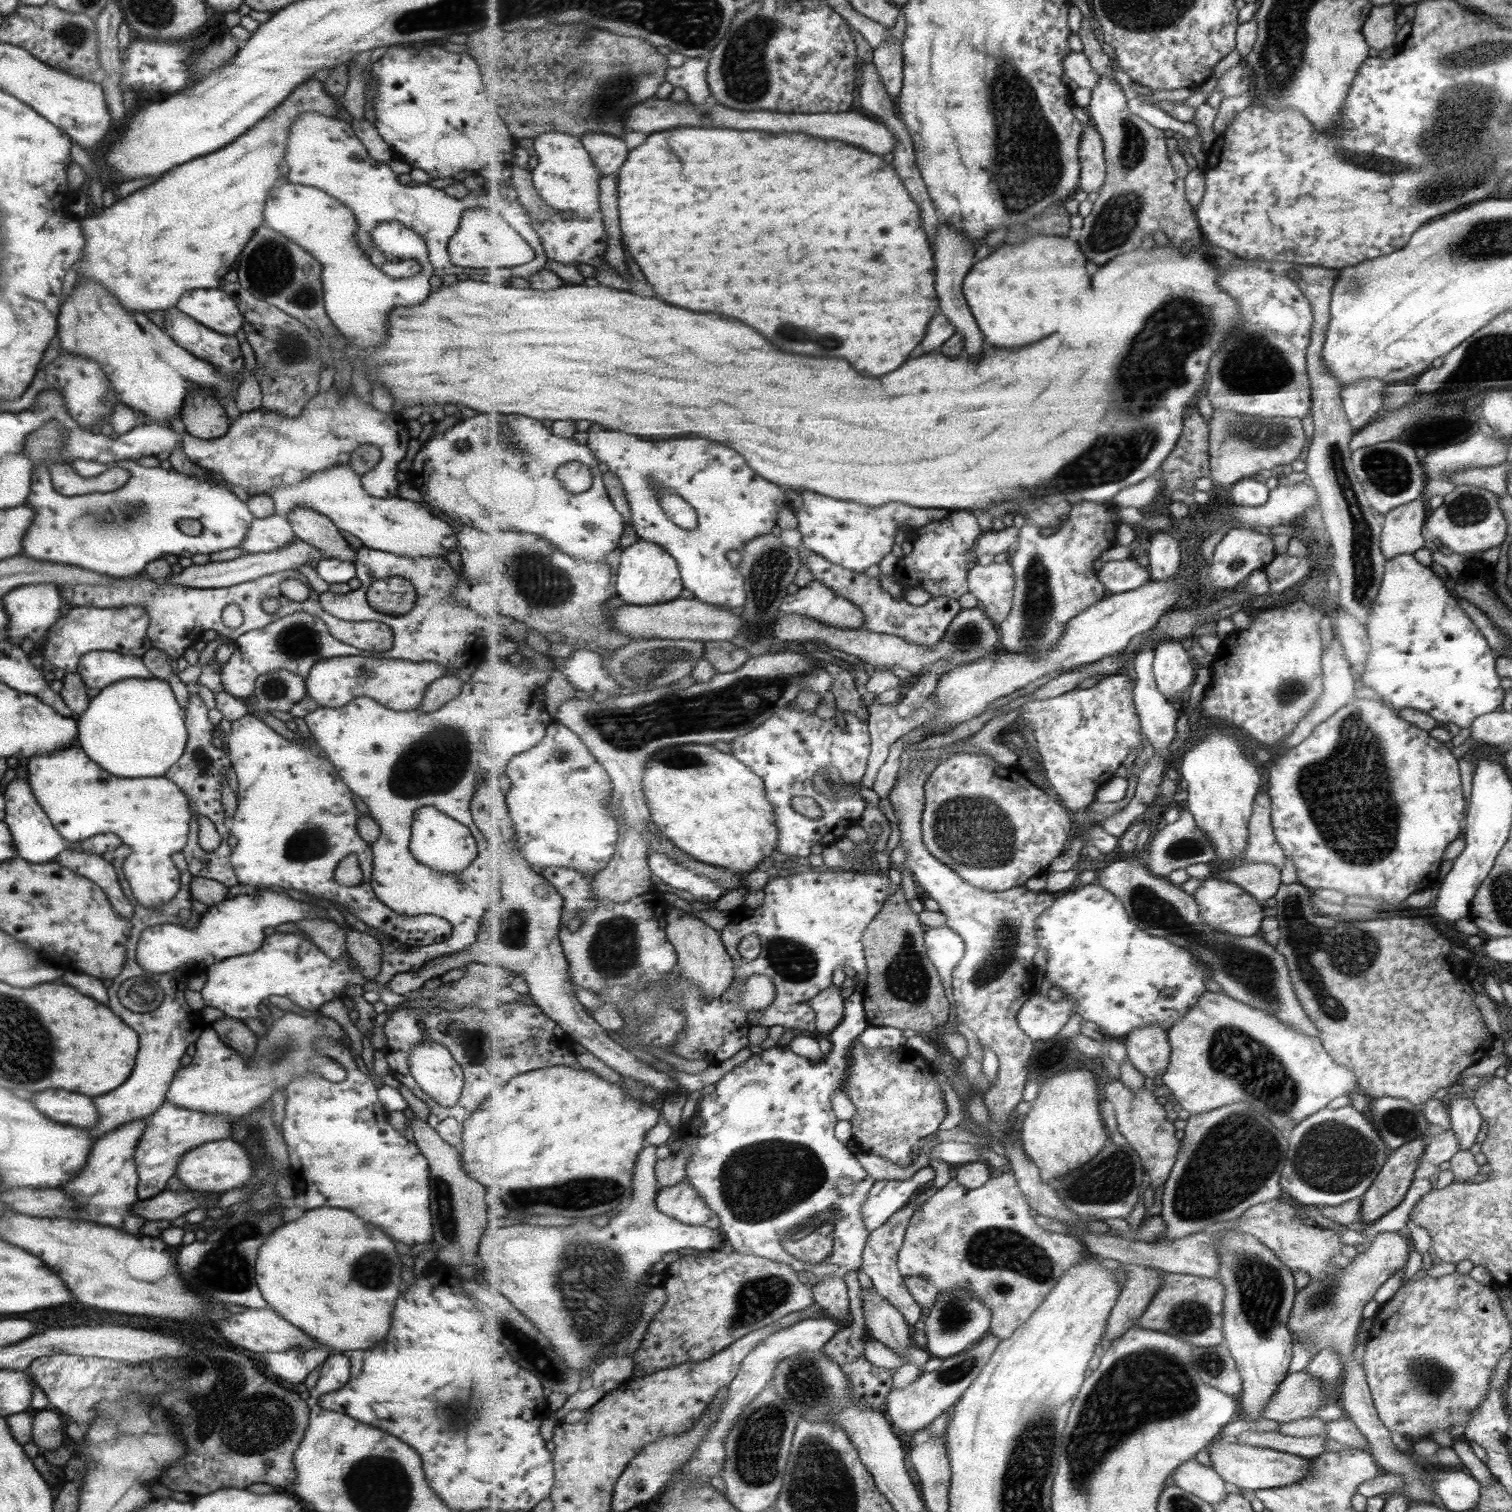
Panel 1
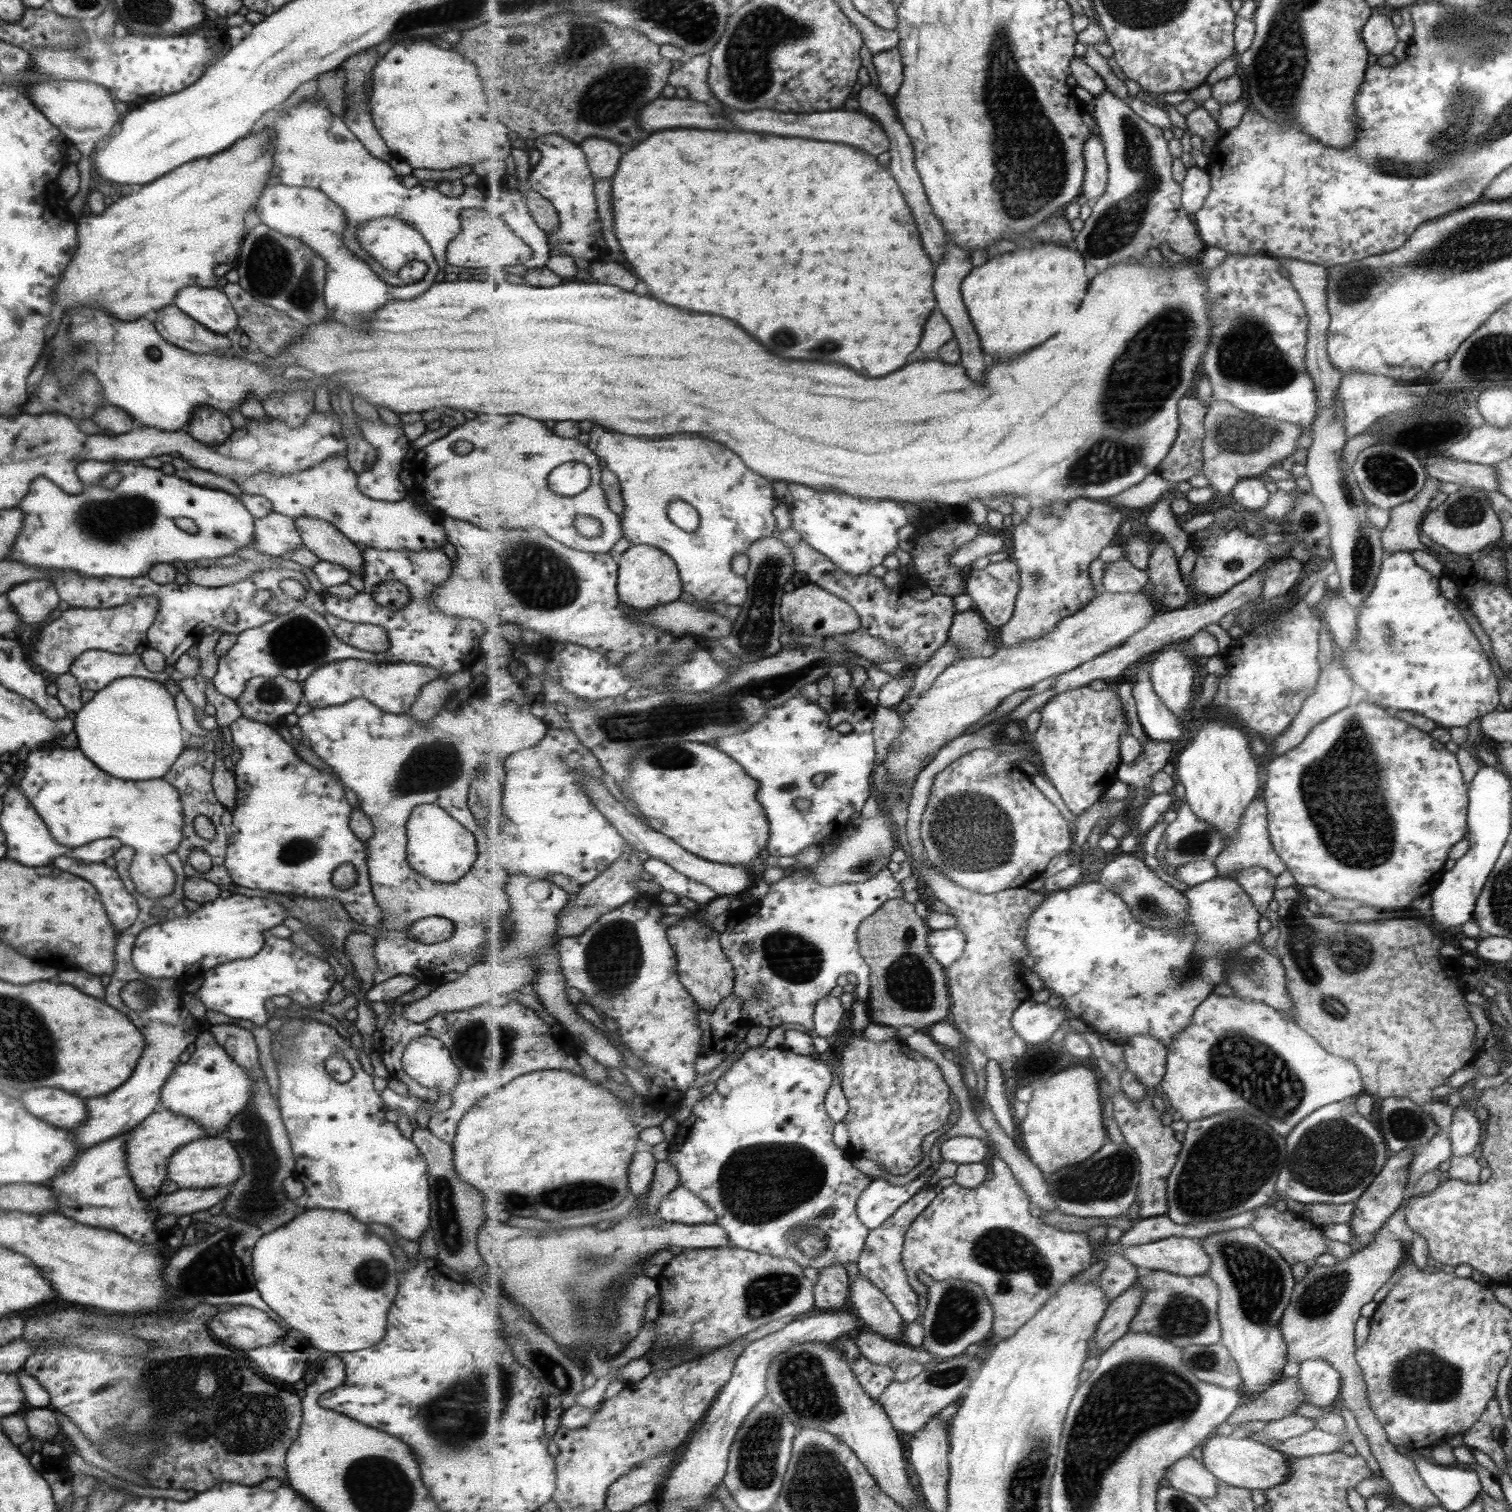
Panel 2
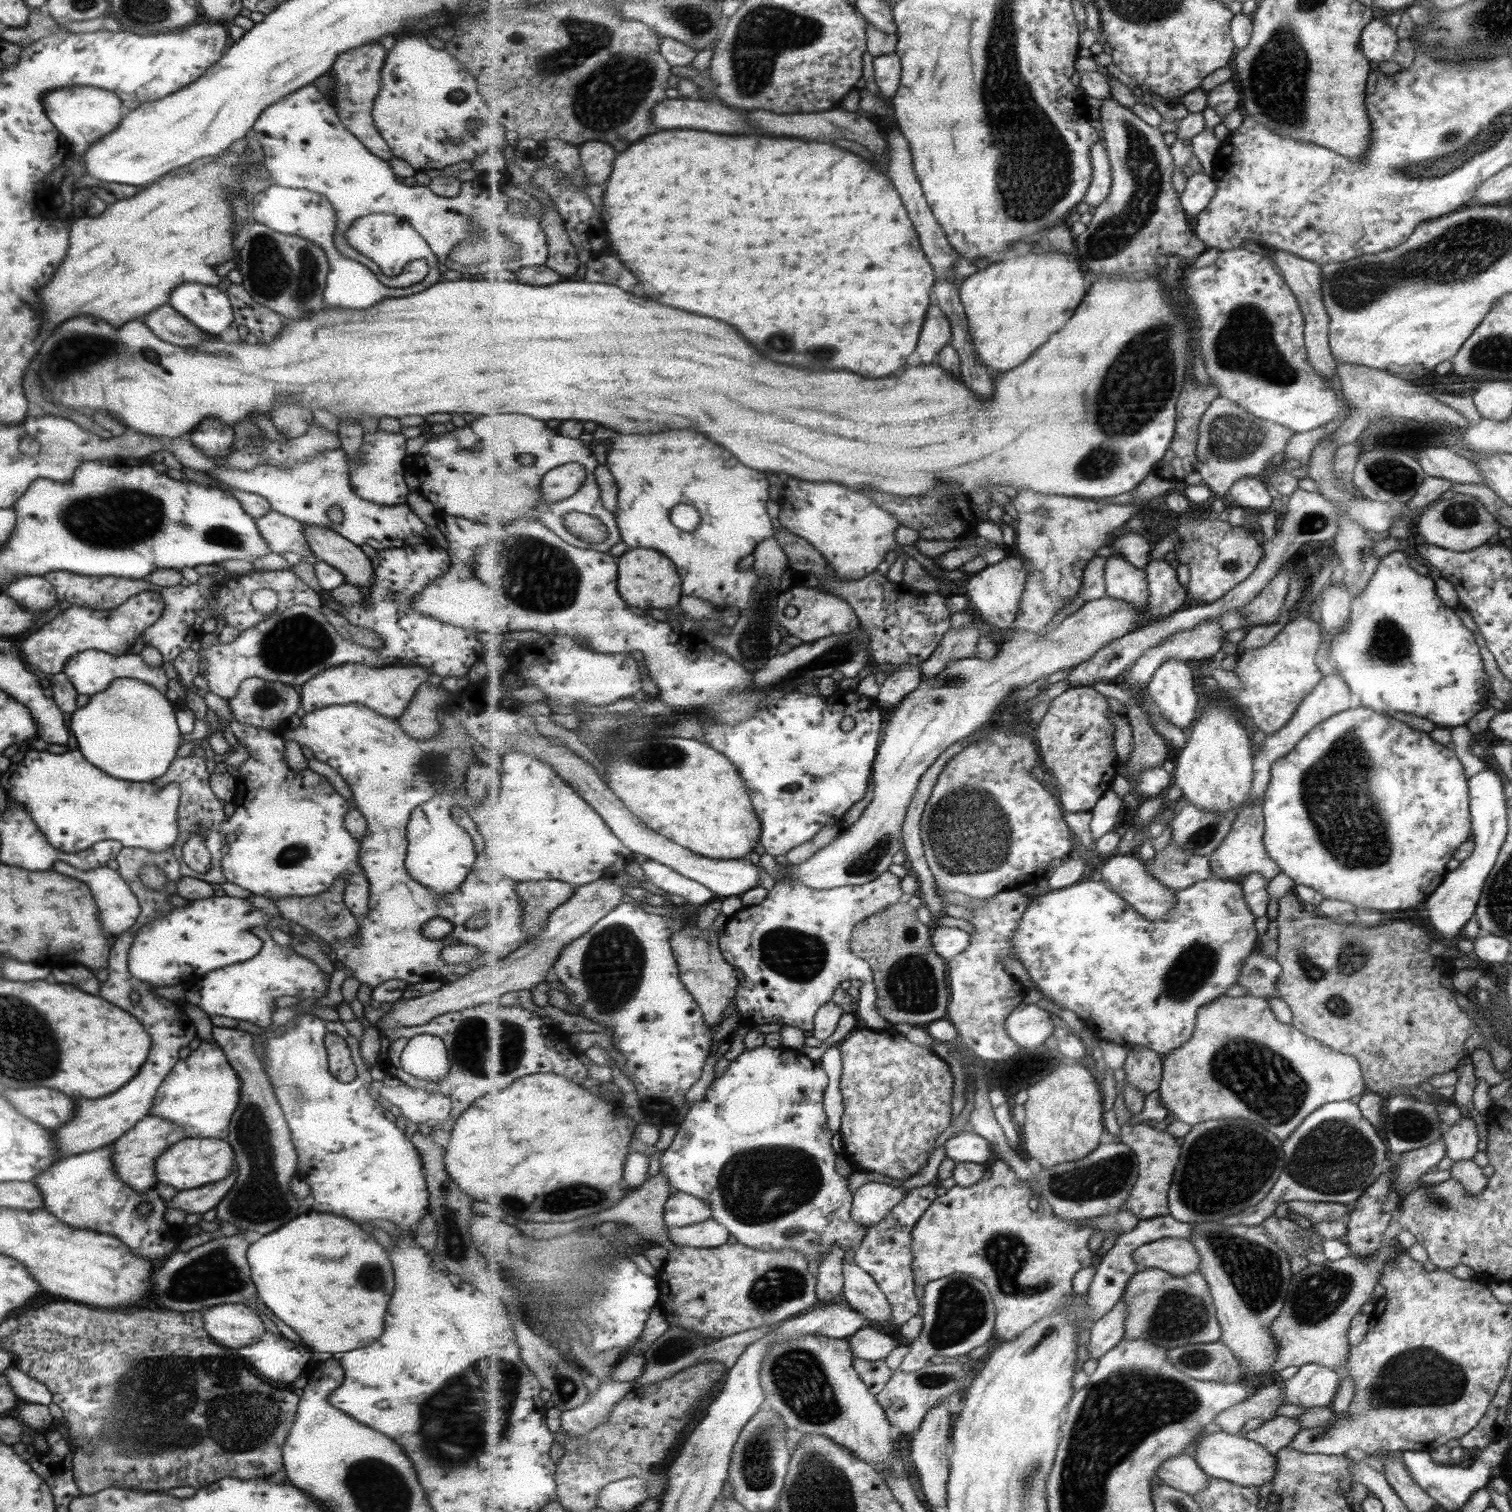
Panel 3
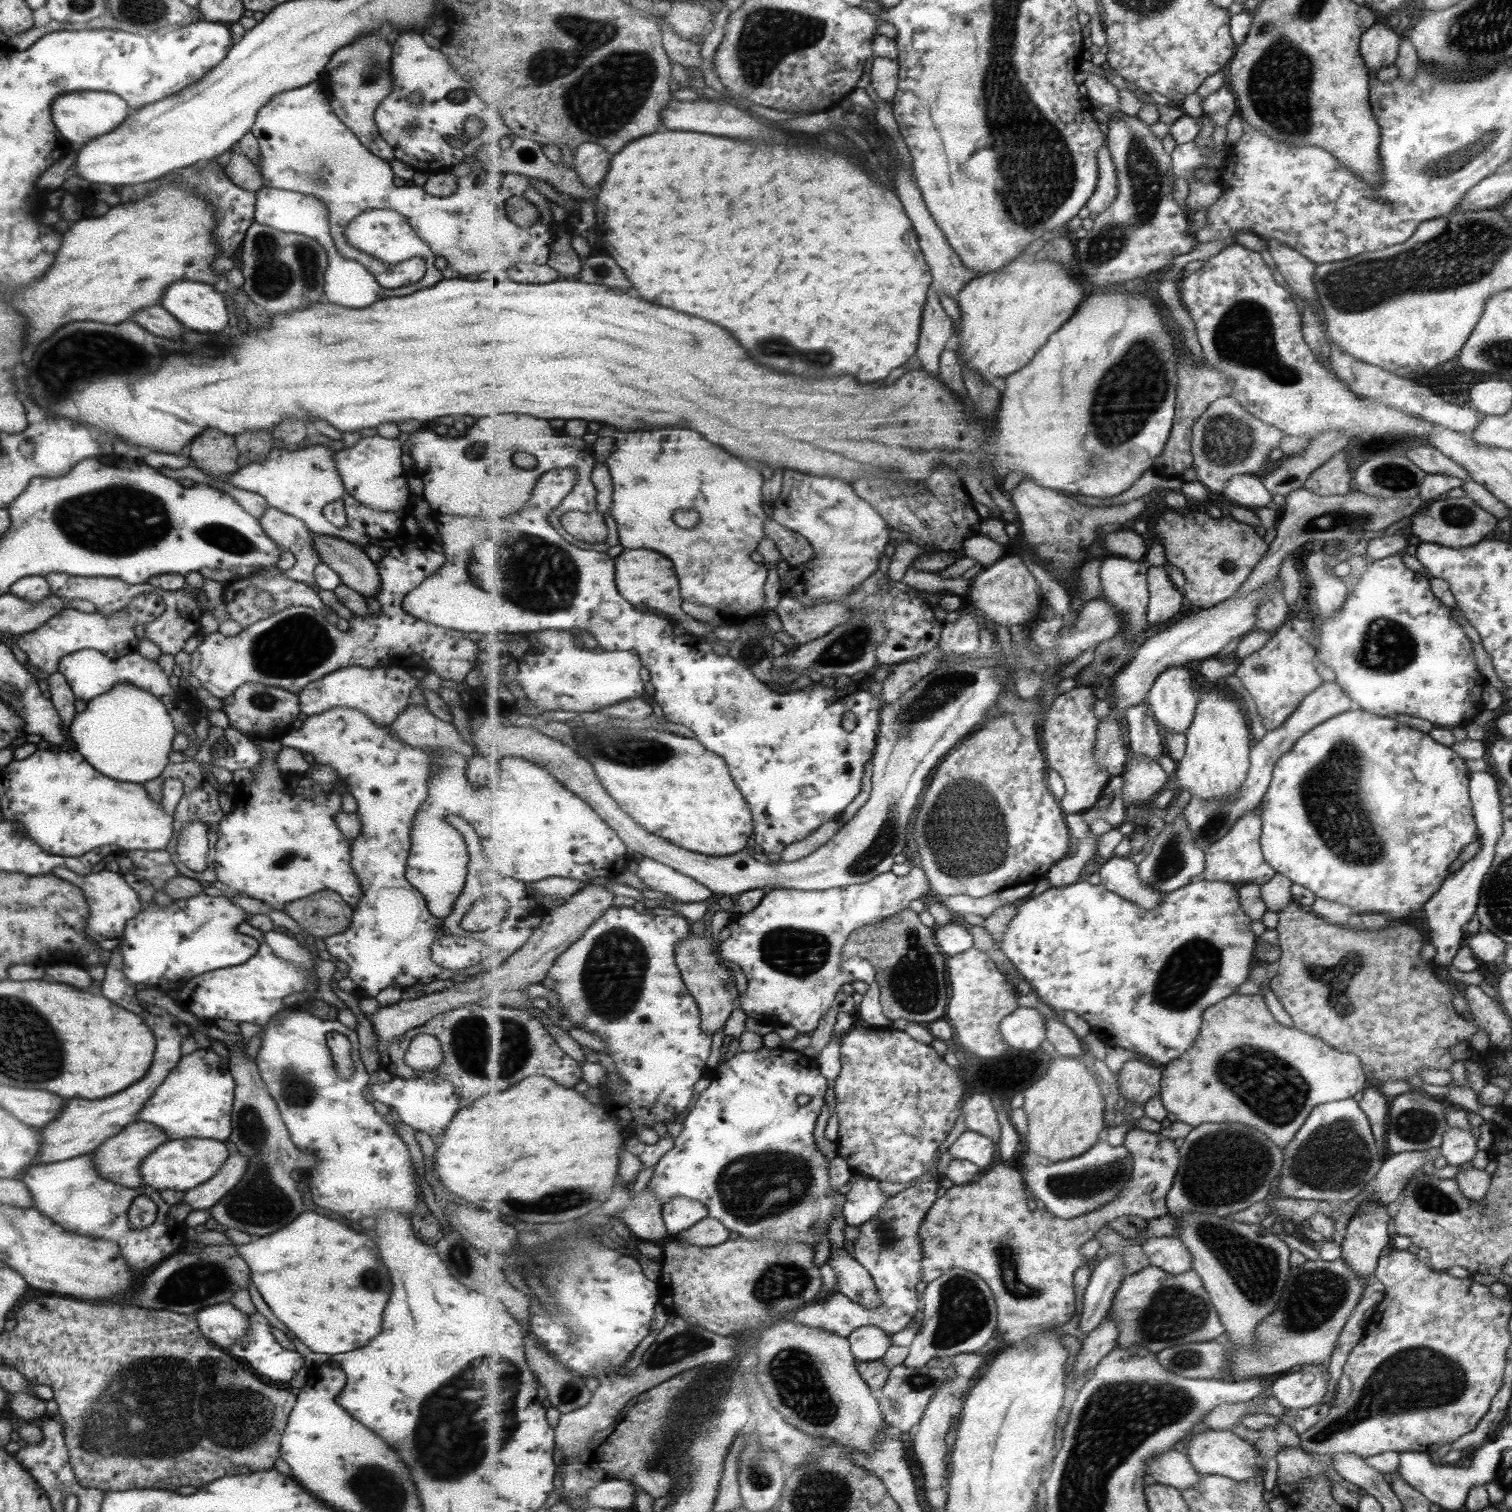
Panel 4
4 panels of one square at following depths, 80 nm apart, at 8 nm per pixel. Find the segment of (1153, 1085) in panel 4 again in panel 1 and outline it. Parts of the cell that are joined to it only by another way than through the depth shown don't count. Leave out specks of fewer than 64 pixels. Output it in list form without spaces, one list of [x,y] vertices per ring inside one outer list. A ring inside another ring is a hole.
[[[1152,1024],[1132,1030],[1124,1039],[1127,1056],[1149,1083],[1157,1076],[1162,1077],[1170,1066],[1172,1046],[1168,1032]]]

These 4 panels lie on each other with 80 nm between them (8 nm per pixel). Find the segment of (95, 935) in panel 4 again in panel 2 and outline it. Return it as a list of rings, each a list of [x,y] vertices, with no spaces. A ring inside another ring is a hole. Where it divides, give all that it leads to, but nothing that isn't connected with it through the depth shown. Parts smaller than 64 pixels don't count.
[[[57,857],[52,865],[59,870],[74,874],[90,882],[98,892],[99,900],[103,903],[105,915],[117,932],[123,932],[135,920],[138,906],[123,886],[117,871],[103,863],[84,863],[69,857]]]

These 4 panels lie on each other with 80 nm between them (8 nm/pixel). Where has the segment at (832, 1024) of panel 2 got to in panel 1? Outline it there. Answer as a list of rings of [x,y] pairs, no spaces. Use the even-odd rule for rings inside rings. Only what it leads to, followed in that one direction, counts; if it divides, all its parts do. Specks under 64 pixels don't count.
[[[835,985],[822,990],[813,1001],[811,1006],[816,1012],[816,1024],[819,1025],[819,1032],[833,1032],[845,1016],[844,1010],[846,1001],[841,996],[841,987]]]

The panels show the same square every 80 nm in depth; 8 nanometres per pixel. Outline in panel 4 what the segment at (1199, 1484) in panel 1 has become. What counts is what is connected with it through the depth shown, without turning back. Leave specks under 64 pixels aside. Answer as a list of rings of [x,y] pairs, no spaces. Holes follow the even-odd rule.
[[[1175,1449],[1154,1458],[1148,1466],[1148,1474],[1157,1483],[1174,1486],[1180,1491],[1197,1486],[1201,1478],[1188,1454]]]

